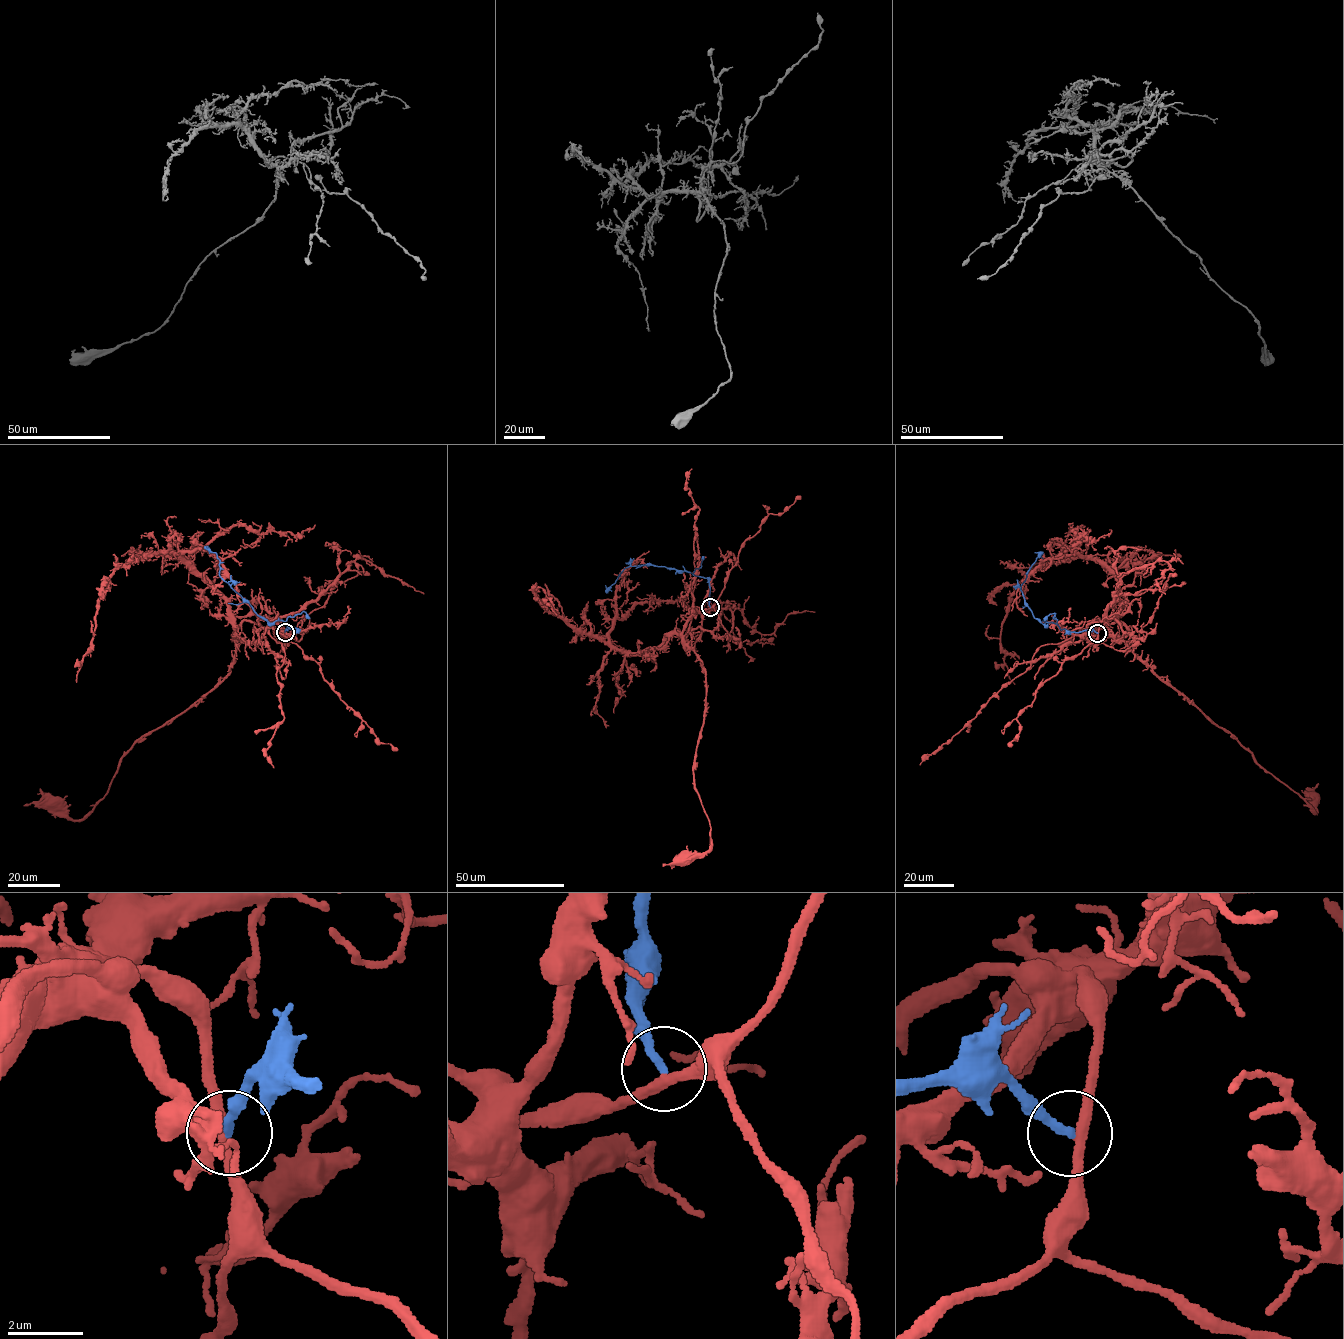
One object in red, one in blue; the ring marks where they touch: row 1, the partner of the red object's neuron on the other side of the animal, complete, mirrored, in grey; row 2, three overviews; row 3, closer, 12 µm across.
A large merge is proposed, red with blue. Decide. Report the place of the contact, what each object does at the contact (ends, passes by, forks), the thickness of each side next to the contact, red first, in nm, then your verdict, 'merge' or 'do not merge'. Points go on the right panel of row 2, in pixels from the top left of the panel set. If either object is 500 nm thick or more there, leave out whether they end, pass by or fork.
(1097, 633) | red passes by | blue ends | 260/220 nm | do not merge

